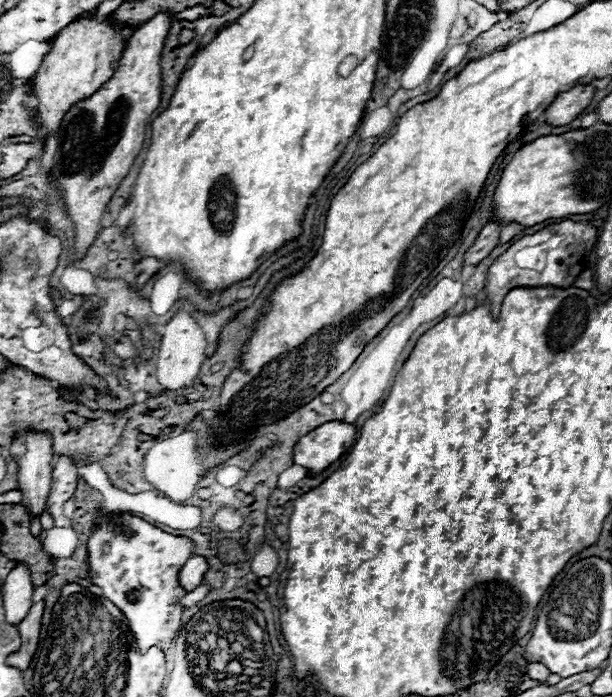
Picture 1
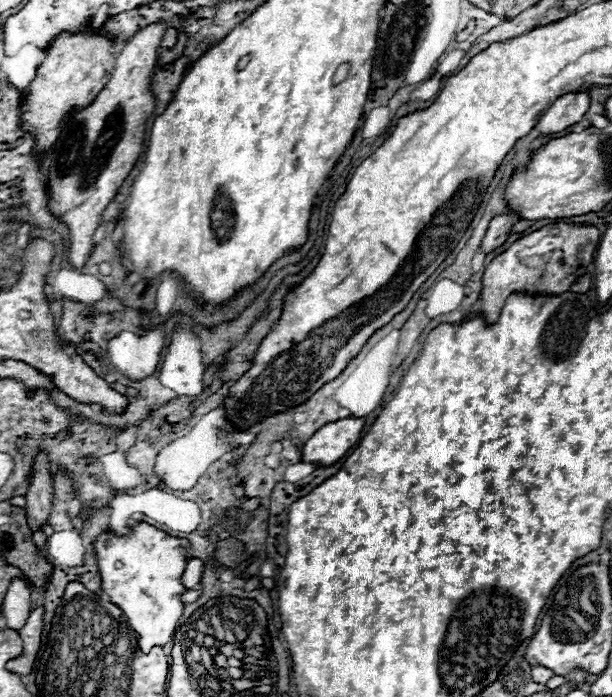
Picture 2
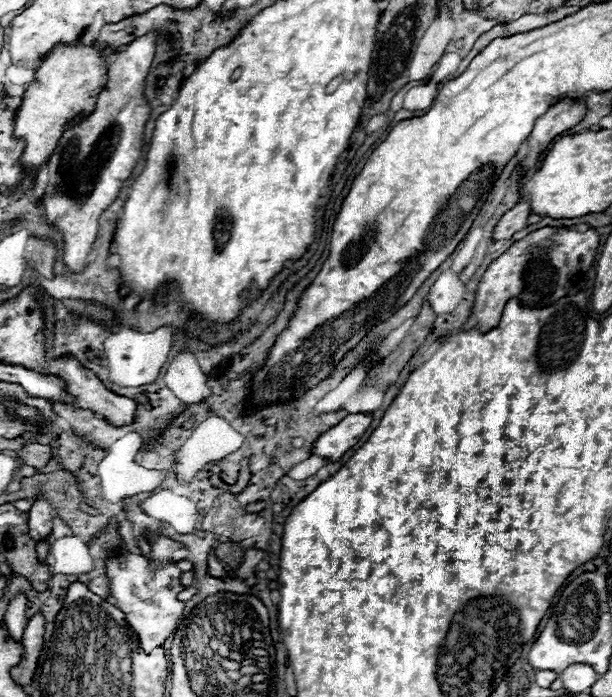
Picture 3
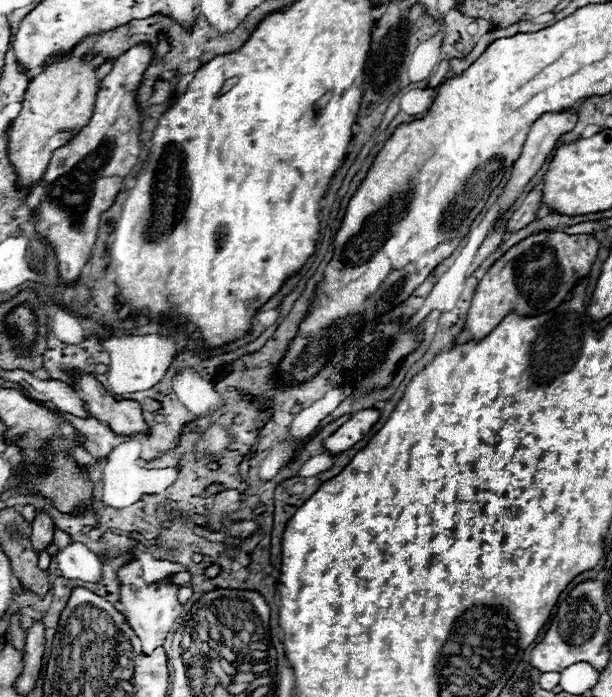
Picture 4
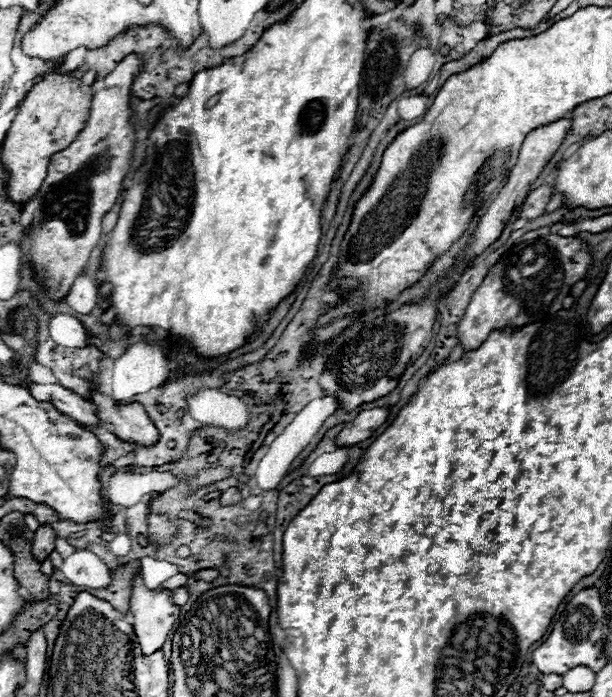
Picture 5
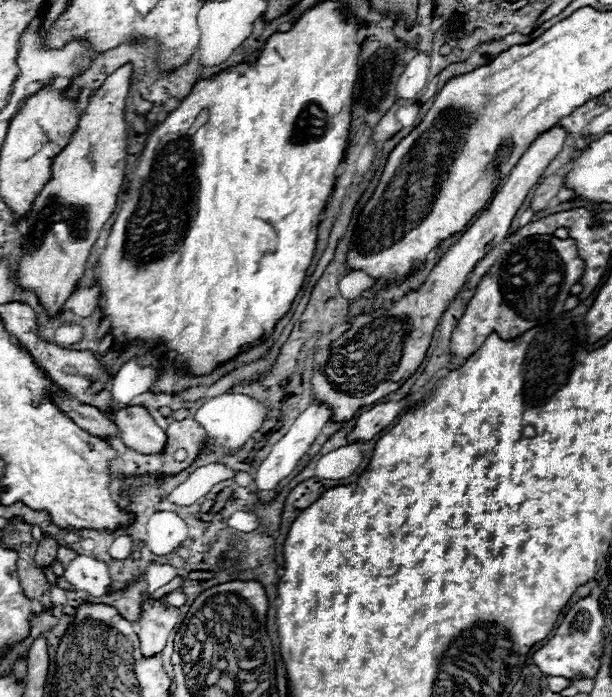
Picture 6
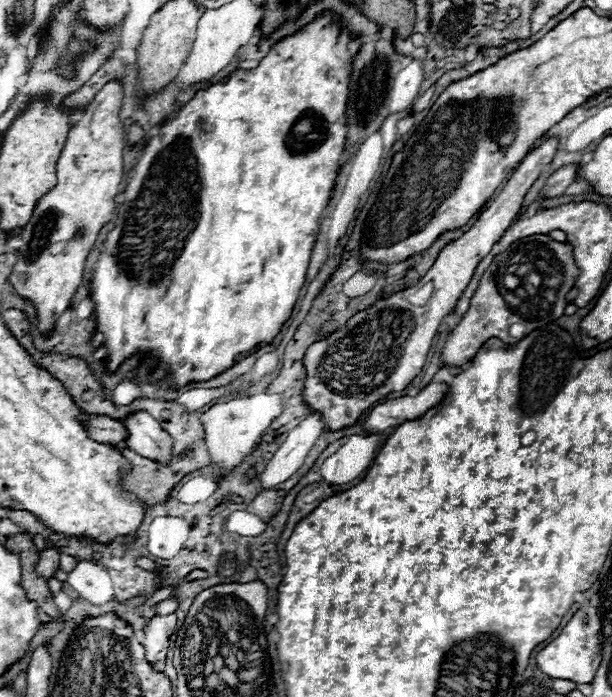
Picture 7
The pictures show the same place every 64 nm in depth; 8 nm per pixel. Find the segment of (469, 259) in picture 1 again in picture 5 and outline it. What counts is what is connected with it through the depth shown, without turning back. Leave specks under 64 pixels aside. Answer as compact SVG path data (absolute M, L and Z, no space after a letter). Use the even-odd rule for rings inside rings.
M546 184L546 186L540 186L532 192L528 192L524 204L520 206L520 214L518 218L524 218L524 220L534 220L538 216L544 214L544 208L546 204L550 202L550 196L552 196L552 186Z

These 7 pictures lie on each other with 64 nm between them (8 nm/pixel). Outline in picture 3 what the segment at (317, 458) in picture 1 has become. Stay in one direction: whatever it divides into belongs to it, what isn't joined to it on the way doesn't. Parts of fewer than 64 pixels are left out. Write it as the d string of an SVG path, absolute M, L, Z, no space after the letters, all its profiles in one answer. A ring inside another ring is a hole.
M348 414L342 422L322 432L312 444L312 454L322 456L328 462L340 460L344 452L348 452L366 432L372 418L368 414Z

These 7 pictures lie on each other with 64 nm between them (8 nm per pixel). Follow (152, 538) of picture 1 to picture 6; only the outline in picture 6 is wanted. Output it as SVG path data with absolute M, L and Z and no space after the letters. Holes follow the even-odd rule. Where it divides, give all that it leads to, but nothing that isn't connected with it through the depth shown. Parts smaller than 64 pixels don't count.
M162 596L160 600L146 598L140 608L142 612L140 618L136 620L136 634L140 638L142 654L154 656L162 652L162 648L166 646L168 634L178 624L180 610L166 606L166 596Z

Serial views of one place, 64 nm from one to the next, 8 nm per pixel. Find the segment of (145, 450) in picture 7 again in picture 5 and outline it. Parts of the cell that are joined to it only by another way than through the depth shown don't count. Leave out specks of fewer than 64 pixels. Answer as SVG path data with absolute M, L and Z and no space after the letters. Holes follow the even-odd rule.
M92 390L90 402L96 406L98 418L102 422L108 422L120 440L140 444L154 444L158 440L158 430L146 416L142 404L116 404L98 390Z

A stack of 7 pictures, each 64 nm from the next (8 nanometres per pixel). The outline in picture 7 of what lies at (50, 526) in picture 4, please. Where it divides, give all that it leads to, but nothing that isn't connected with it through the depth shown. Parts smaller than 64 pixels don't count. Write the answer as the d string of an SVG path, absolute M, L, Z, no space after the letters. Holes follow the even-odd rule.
M46 546L40 554L38 554L38 564L36 564L36 572L40 572L40 576L50 578L54 576L54 572L60 566L60 554L54 546Z

